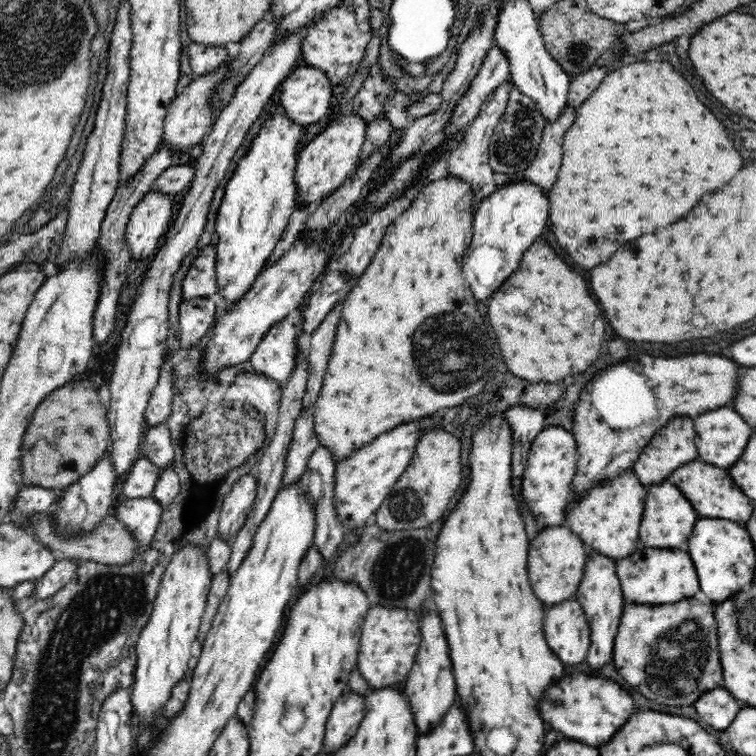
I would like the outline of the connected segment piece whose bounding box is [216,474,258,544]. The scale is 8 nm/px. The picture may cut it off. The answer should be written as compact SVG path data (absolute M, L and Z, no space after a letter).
M244 474L224 498L216 535L232 544L237 532L244 526L256 496L258 496L257 478Z

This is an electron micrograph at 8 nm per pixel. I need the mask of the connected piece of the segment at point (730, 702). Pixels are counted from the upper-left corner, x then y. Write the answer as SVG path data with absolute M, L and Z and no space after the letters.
M726 688L710 690L704 696L700 696L696 702L696 710L698 710L700 718L716 730L726 730L730 726L730 722L734 720L734 716L744 706L745 704L742 704L741 701L730 696L730 692L726 692Z

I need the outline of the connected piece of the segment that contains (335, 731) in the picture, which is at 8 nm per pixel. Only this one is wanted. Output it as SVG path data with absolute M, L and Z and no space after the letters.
M347 691L336 699L326 722L322 753L334 753L353 736L364 718L364 694Z

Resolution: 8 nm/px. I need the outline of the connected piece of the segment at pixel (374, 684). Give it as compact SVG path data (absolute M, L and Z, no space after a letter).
M386 606L371 607L362 622L360 637L357 668L370 689L398 686L407 679L422 641L419 612Z

